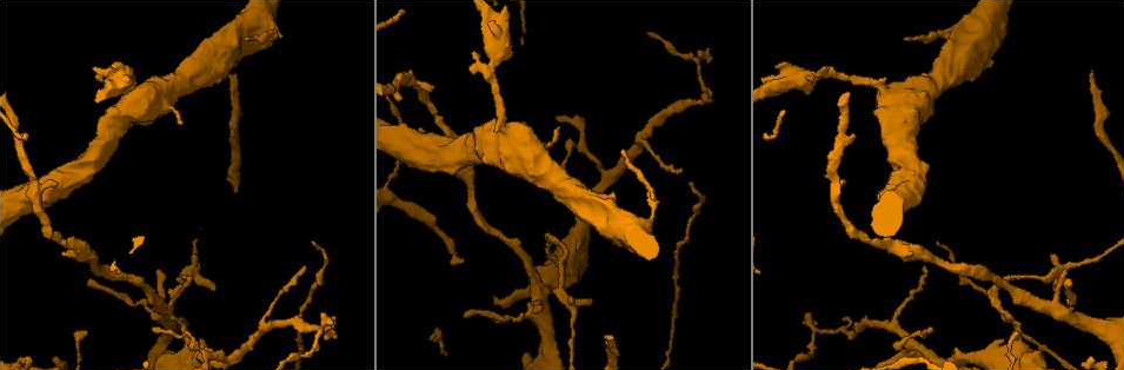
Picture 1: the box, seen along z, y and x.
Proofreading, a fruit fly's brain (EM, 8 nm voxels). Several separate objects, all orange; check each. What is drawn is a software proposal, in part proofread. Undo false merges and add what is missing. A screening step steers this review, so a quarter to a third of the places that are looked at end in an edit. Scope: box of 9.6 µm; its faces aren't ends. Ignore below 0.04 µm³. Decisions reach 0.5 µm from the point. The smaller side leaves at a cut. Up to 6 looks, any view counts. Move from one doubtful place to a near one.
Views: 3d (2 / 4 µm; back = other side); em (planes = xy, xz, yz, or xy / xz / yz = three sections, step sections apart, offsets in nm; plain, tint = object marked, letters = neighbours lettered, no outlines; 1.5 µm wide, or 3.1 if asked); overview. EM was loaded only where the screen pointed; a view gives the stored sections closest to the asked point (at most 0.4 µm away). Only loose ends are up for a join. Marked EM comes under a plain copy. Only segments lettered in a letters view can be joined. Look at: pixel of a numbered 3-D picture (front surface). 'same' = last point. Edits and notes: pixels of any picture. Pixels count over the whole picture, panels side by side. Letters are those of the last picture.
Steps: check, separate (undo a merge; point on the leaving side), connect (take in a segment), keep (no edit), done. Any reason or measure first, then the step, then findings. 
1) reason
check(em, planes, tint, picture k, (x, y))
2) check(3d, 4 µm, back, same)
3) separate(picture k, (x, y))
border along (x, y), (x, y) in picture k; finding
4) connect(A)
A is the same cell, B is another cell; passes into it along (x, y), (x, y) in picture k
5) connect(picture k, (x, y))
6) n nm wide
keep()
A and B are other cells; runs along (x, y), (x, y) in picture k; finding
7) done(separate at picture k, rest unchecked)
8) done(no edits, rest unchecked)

an open end
check(em, yz, step 8, letters, picture 1, (536, 309))

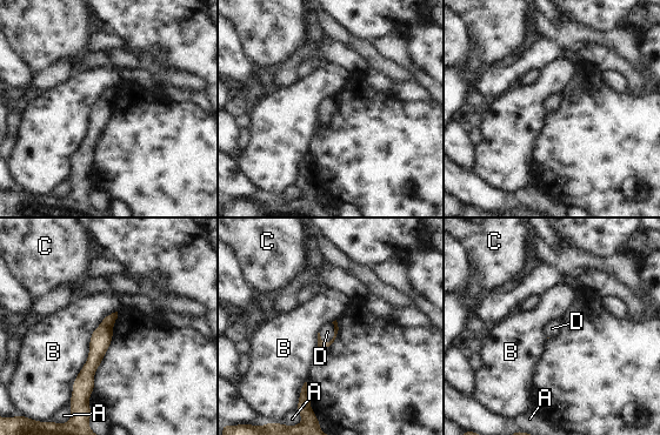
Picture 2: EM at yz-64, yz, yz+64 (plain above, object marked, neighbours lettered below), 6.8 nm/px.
cut it another way
check(em, planes, letters, same)

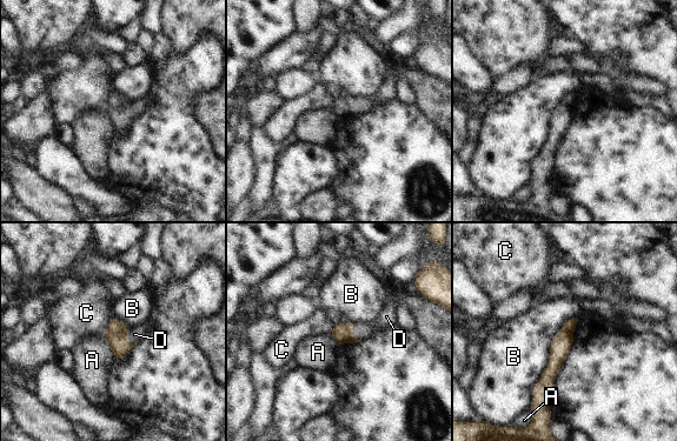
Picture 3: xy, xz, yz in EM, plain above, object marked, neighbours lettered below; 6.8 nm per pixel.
B touches over 700 nm
connect(D)
D is the same cell, A, B and C are other cells; it goes on there

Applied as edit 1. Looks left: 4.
sharp bend
check(em, yz, step 4, letters, picture 1, (559, 241))

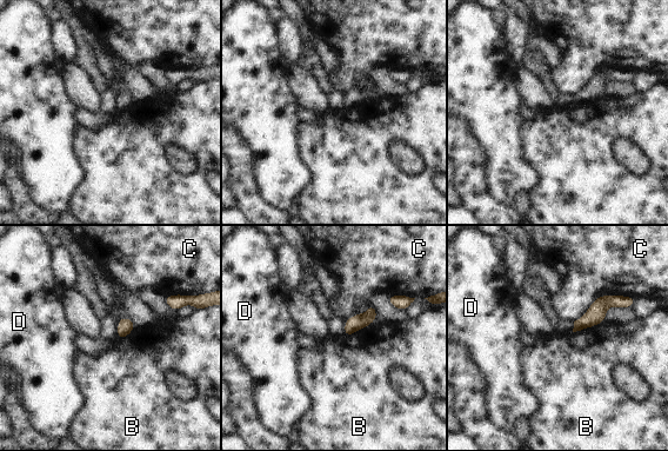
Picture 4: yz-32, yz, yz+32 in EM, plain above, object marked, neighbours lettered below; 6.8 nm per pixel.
80 nm wide; C touches over 400 nm
keep()
B, C and D are other cells; continuous, no second neuron

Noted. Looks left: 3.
long arm stops here
check(3d, 4 µm, picture 1, (87, 333))

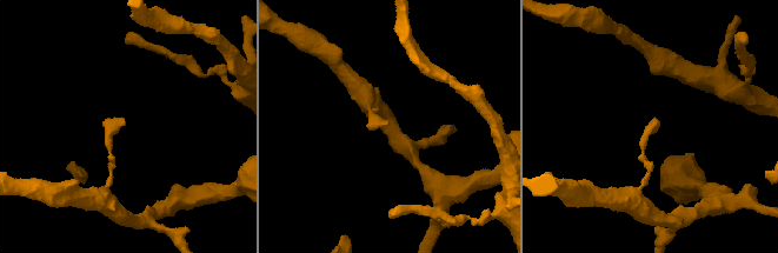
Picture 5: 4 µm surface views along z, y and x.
shape alone is not enough
check(em, xy, step 8, tint, picture 5, (386, 123))

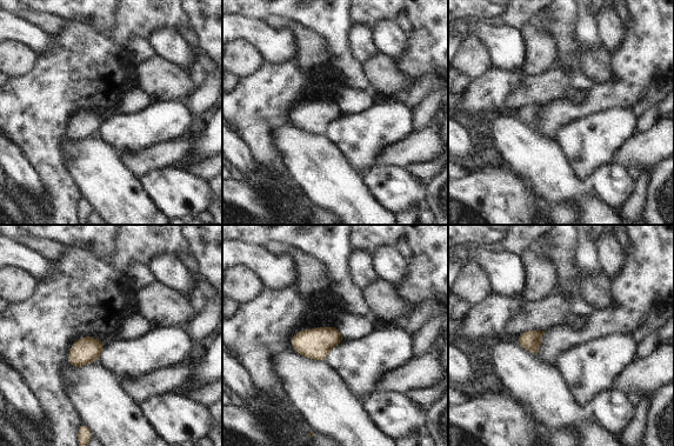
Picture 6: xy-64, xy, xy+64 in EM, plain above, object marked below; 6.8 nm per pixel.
check(em, xy, step 8, letters, same)

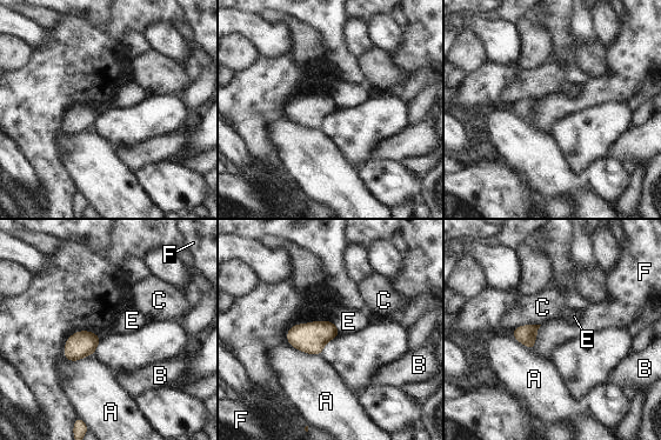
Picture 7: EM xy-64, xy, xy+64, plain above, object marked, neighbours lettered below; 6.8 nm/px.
A touches over 260 nm
keep()
A, B, C, E and F are other cells; no lettered segment goes on from it

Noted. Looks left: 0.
done(connect at picture 3, rest unchecked)

